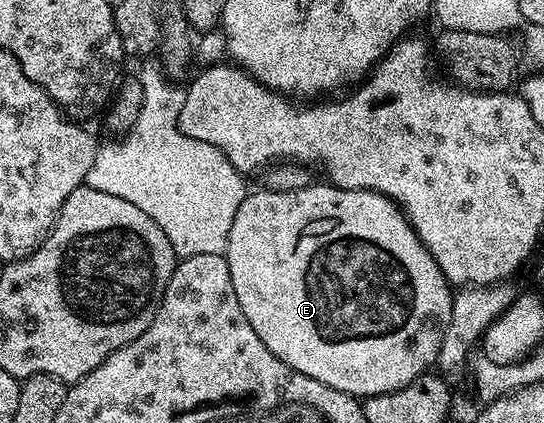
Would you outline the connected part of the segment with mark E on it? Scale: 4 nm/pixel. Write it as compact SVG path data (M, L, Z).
M327 181L313 182L297 191L270 191L259 189L245 194L242 205L238 205L238 213L234 213L234 225L230 225L226 258L230 265L230 281L234 285L234 293L238 297L238 305L242 305L242 313L246 313L246 321L254 325L254 333L262 337L262 345L274 353L298 373L306 373L306 377L314 377L314 381L322 381L322 385L330 385L334 389L344 391L348 395L367 397L378 393L390 393L394 389L402 389L410 385L419 375L429 370L428 366L436 363L442 345L442 337L450 325L452 312L453 288L445 278L434 257L416 235L416 230L408 223L403 210L391 199L387 199L377 191L355 191L334 187Z

